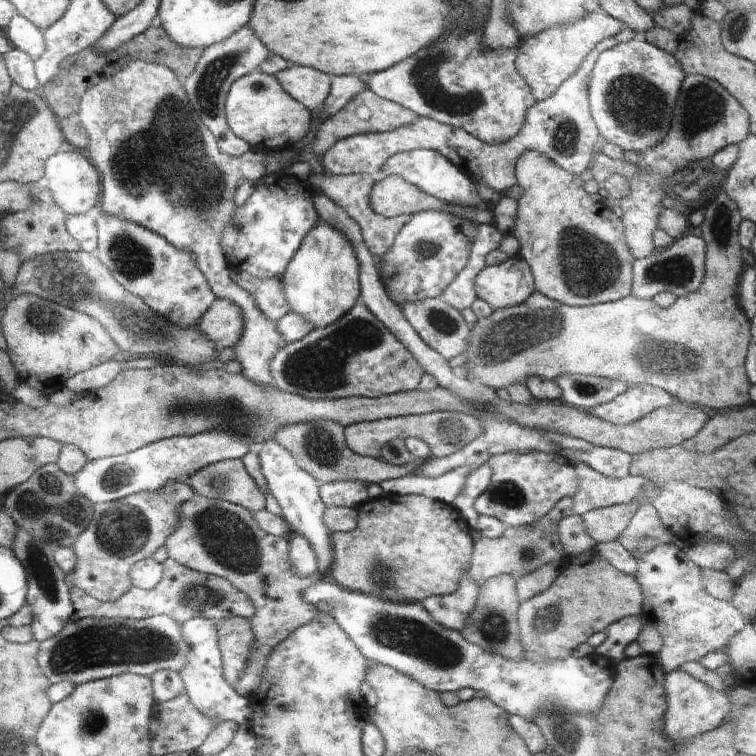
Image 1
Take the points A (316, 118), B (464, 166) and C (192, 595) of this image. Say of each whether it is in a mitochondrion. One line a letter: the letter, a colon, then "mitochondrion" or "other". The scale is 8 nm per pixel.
A: other
B: other
C: mitochondrion

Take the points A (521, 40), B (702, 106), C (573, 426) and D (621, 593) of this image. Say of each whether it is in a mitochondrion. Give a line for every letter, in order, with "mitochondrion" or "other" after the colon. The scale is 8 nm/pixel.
A: other
B: mitochondrion
C: other
D: other

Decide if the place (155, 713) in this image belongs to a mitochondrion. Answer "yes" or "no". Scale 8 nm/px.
no

